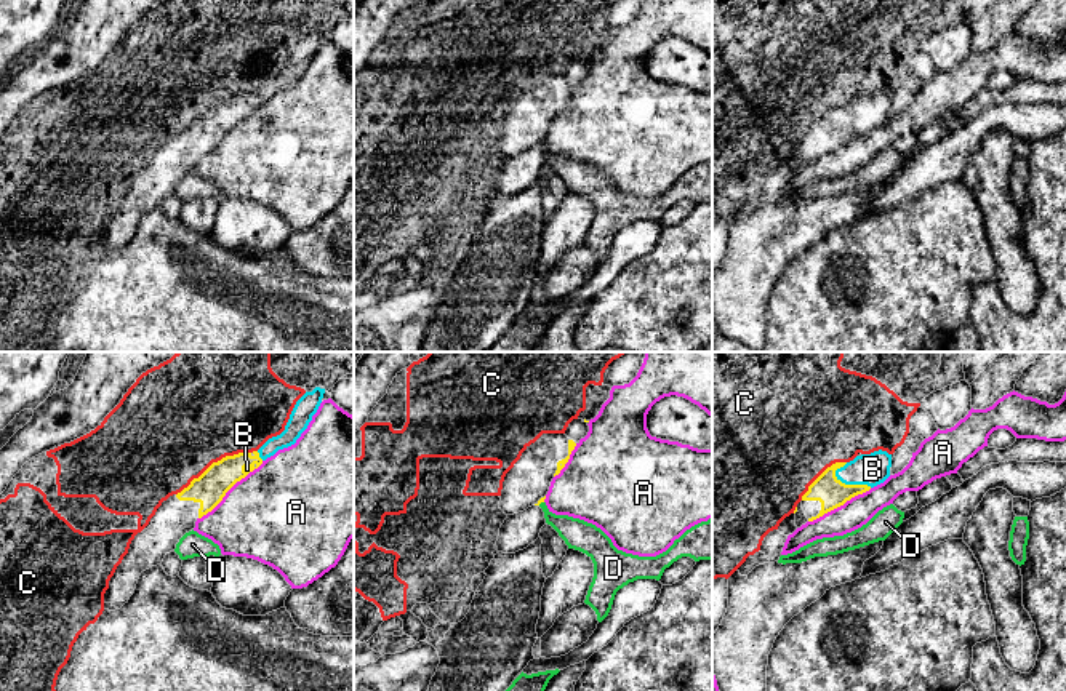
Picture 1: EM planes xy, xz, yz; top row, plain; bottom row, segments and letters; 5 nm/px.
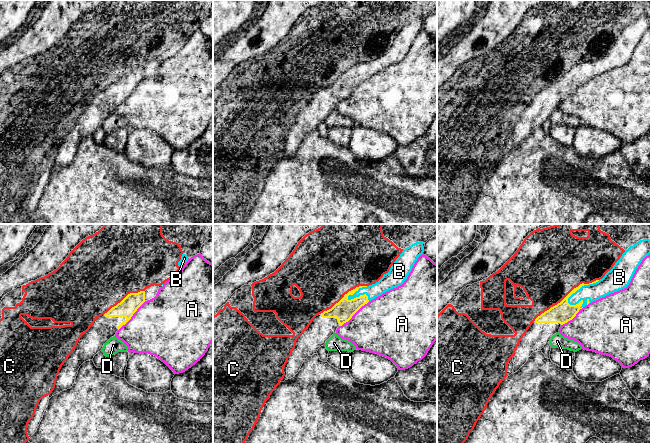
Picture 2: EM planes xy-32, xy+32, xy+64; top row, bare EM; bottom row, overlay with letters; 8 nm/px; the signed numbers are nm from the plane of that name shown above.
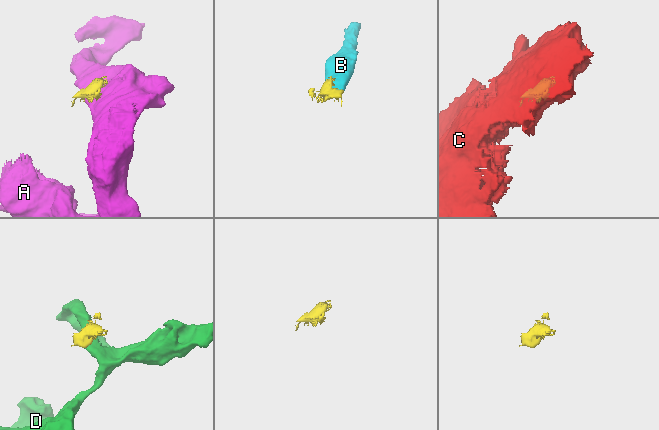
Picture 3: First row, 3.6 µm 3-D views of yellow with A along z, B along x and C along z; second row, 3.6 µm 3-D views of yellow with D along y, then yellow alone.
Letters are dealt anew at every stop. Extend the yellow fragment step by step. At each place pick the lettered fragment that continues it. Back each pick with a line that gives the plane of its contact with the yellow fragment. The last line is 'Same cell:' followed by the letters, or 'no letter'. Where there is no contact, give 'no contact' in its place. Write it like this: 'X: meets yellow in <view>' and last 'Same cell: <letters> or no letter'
B: meets yellow in yz
Same cell: B

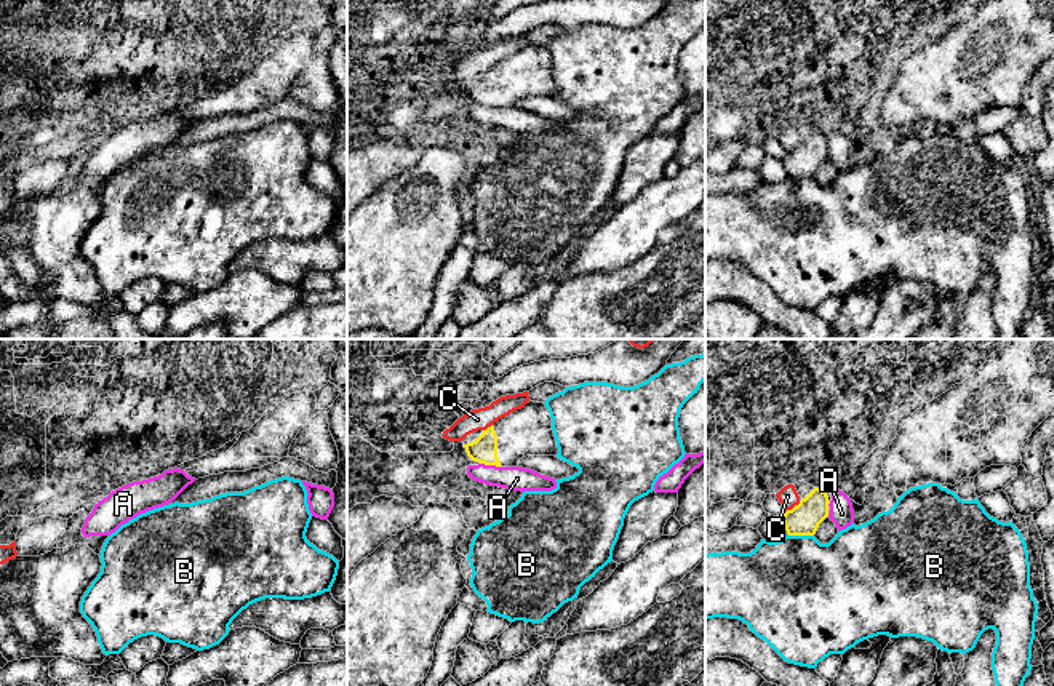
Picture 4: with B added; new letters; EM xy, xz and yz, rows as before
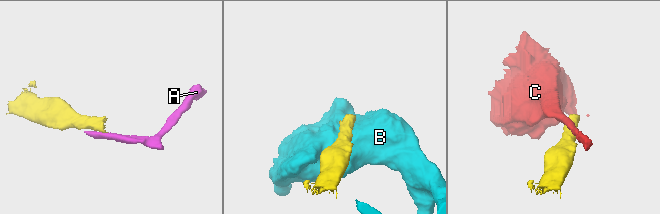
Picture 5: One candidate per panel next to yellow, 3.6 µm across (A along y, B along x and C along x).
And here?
Same cell: no letter

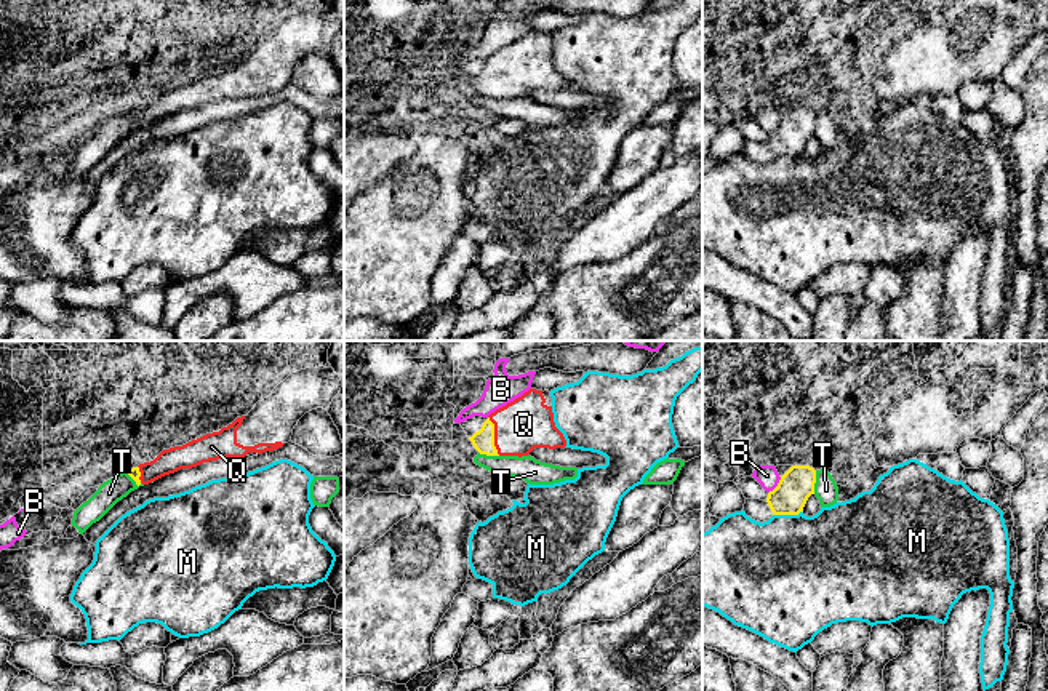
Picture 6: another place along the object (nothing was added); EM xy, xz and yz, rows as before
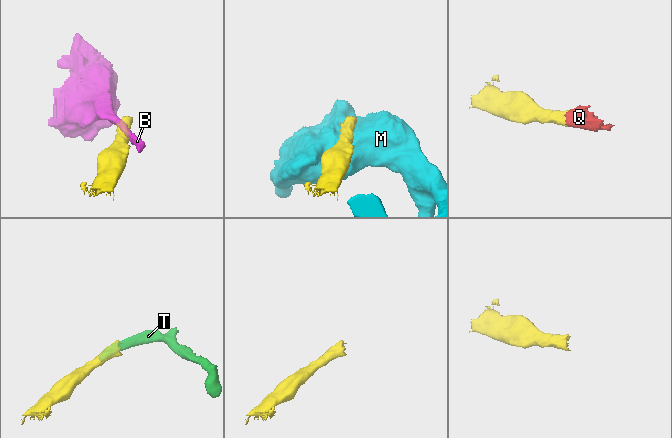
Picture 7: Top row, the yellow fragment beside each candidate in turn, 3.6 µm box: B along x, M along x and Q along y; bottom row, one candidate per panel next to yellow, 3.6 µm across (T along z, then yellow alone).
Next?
Q: meets yellow in xz
Same cell: Q

